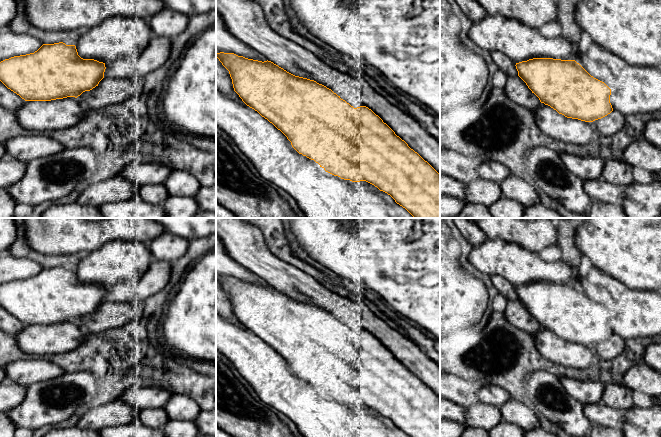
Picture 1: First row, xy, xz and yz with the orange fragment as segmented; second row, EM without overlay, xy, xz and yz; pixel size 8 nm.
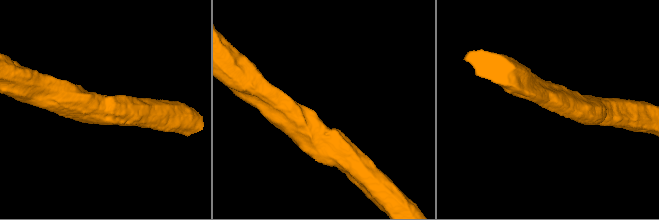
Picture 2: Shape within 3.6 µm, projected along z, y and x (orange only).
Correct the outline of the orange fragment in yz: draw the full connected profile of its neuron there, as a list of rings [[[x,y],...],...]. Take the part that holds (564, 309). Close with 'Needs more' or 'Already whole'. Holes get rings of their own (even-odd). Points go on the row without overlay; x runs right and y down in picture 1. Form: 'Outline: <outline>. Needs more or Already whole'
Outline: [[[533,282],[516,287],[515,290],[518,300],[540,326],[567,342],[593,346],[613,335],[610,327],[611,313],[604,306],[591,300],[575,284]]]. Already whole

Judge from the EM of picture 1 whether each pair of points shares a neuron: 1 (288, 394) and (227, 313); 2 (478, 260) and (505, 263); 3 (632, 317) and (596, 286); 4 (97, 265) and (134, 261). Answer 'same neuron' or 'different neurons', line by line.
1: different neurons
2: same neuron
3: same neuron
4: same neuron

